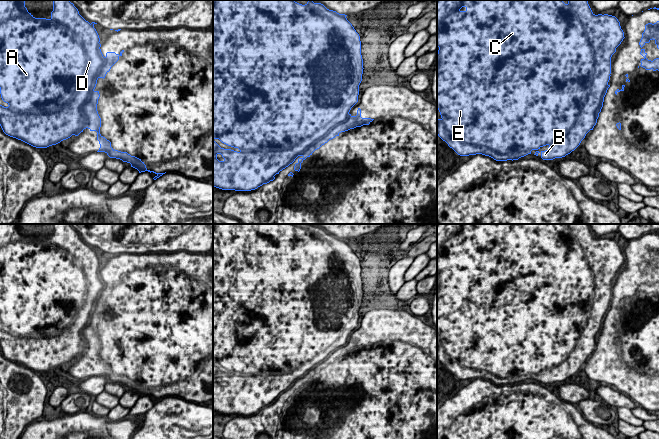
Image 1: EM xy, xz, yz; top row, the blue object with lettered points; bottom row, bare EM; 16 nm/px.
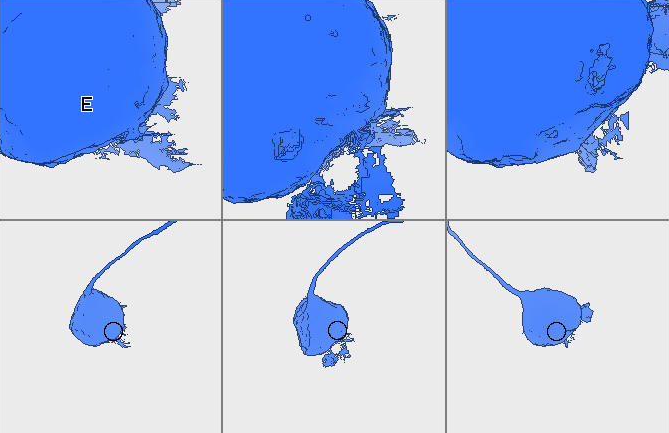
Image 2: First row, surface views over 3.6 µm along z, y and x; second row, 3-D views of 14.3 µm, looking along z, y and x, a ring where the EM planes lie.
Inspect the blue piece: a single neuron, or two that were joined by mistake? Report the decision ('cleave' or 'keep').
cleave

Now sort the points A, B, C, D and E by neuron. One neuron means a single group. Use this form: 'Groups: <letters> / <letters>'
Groups: A B C E / D

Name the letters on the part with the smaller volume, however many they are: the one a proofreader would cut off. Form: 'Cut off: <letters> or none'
Cut off: D

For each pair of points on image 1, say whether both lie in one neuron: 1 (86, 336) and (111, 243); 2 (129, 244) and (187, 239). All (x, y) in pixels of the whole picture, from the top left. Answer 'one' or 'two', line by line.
1: two
2: one

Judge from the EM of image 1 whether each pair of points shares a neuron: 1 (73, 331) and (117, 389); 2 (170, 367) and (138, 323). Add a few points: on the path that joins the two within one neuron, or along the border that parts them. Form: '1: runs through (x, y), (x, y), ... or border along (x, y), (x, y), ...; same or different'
1: border along (109, 380), (119, 382), (123, 386); different
2: runs through (167, 356), (167, 350), (149, 333); same

